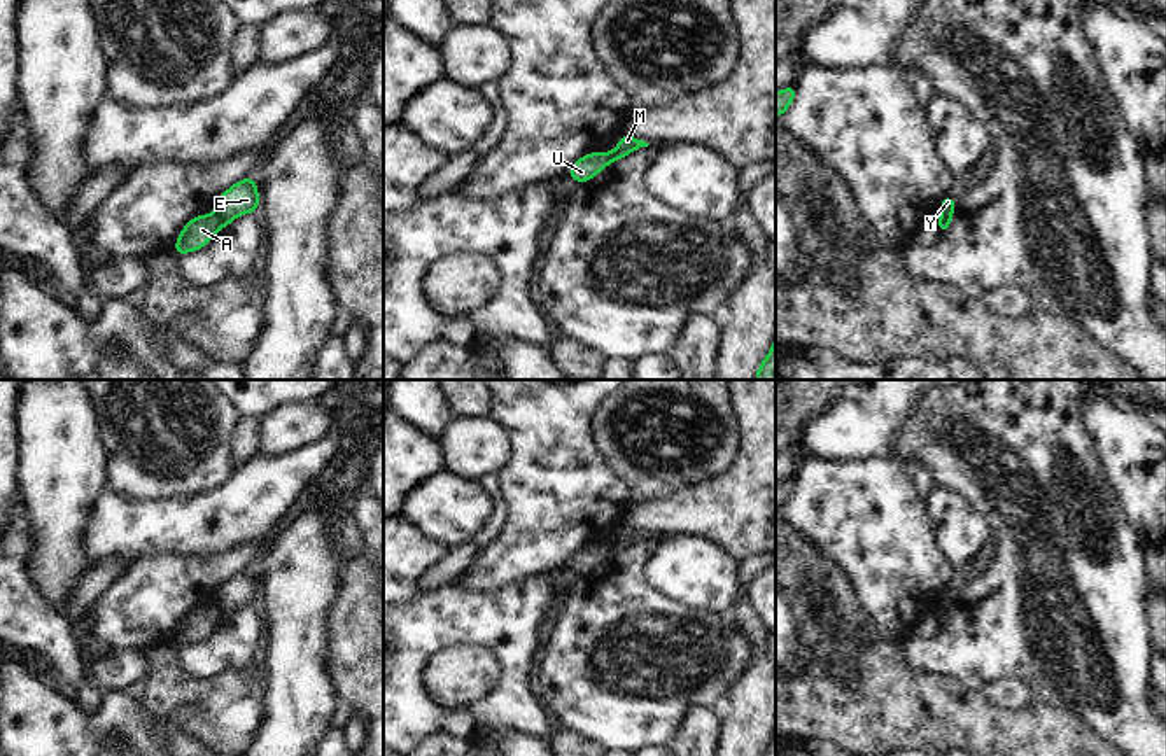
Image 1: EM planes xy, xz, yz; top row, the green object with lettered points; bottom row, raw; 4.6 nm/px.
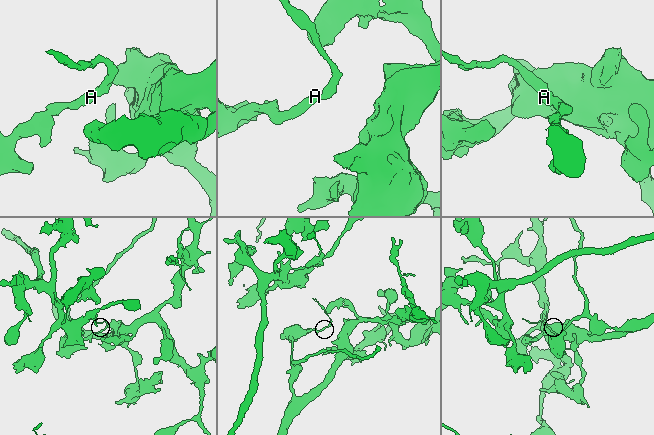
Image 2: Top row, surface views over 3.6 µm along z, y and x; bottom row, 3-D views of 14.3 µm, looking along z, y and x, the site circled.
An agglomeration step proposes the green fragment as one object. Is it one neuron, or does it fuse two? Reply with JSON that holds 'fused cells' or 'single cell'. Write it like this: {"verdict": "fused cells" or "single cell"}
{"verdict": "fused cells"}

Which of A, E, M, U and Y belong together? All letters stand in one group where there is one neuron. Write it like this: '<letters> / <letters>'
A U / E M Y

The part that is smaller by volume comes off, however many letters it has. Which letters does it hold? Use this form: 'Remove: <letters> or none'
Remove: E, M, Y

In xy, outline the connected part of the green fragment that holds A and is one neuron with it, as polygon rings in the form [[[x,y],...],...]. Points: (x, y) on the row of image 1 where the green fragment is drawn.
[[[205,214],[189,219],[186,228],[179,233],[173,254],[196,252],[203,248],[224,228],[217,215]]]

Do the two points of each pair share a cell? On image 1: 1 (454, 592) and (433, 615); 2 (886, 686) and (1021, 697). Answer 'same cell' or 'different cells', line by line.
1: same cell
2: different cells

